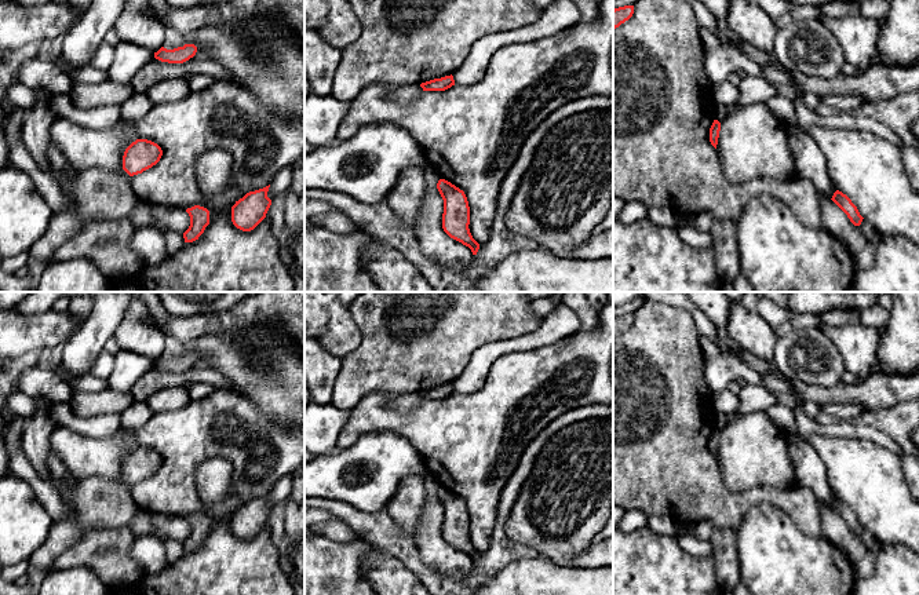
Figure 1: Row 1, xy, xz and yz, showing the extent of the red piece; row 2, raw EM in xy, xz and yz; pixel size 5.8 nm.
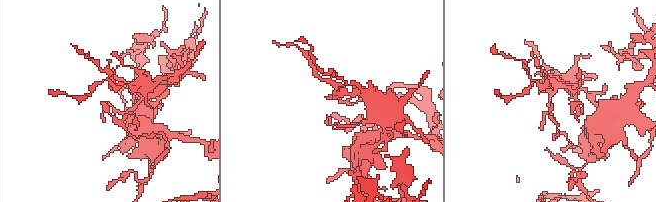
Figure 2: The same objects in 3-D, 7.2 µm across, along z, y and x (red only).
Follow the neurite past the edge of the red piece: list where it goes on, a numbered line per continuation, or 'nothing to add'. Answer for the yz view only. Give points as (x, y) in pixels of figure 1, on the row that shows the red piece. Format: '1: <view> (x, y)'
nothing to add

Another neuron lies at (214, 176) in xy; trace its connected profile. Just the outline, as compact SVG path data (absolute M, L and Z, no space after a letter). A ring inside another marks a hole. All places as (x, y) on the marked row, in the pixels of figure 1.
M222 149L208 150L197 158L197 183L205 198L219 197L233 187L231 164L231 156Z

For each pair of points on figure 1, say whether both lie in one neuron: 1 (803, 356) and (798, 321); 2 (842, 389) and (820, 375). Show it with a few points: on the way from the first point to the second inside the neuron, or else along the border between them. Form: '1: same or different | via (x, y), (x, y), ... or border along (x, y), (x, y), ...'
1: different | border along (819, 328), (795, 329)
2: different | border along (839, 380), (832, 386), (803, 383)

